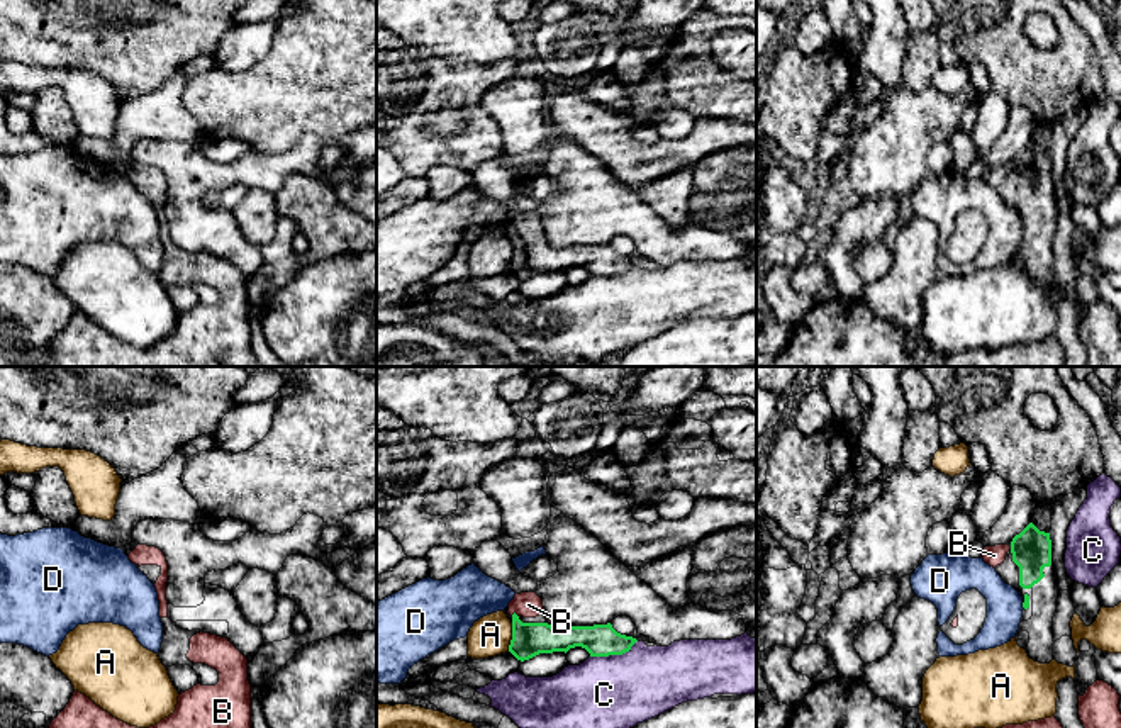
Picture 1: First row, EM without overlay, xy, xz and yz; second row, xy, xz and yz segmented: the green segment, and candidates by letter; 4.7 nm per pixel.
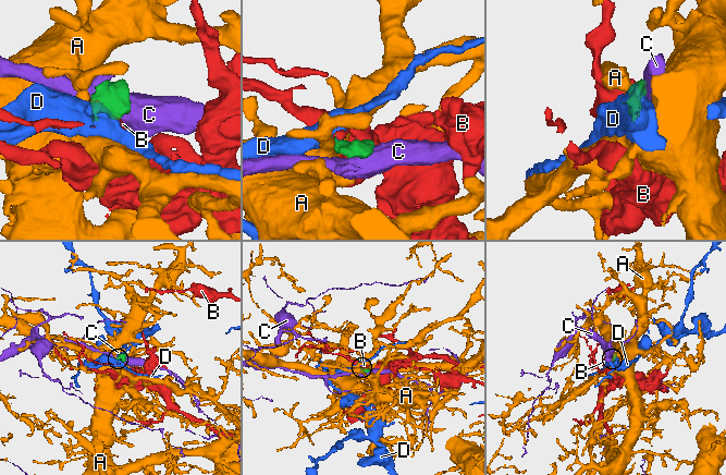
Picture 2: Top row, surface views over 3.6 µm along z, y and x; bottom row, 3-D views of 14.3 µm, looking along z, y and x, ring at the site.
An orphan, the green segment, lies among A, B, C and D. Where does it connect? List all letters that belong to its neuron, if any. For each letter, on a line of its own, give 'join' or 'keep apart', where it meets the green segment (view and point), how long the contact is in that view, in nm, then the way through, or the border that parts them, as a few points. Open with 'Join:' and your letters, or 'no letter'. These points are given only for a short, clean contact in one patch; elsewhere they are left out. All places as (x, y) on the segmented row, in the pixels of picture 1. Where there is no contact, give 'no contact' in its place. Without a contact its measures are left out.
Join: B
A: keep apart; contact xz (513, 637); length 140 nm
B: join; contact xz (514, 613); length 40 nm; way xz (528, 640), (519, 630), (514, 613), (523, 604), (528, 604)
C: keep apart; contact xz (614, 654); length 240 nm; border xz (636, 640), (621, 654), (591, 657)
D: keep apart; contact yz (1023, 606); length 40 nm; border yz (1021, 603), (1025, 608)

